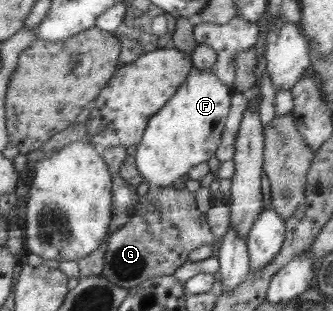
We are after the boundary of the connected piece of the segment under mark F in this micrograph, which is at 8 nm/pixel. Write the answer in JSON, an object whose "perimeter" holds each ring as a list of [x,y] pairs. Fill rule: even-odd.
{"perimeter":[[[194,68],[169,103],[163,105],[163,113],[155,113],[155,121],[147,125],[147,133],[136,146],[135,163],[143,181],[155,187],[171,187],[192,167],[217,156],[229,105],[233,105],[229,99],[231,91],[217,74]]]}

